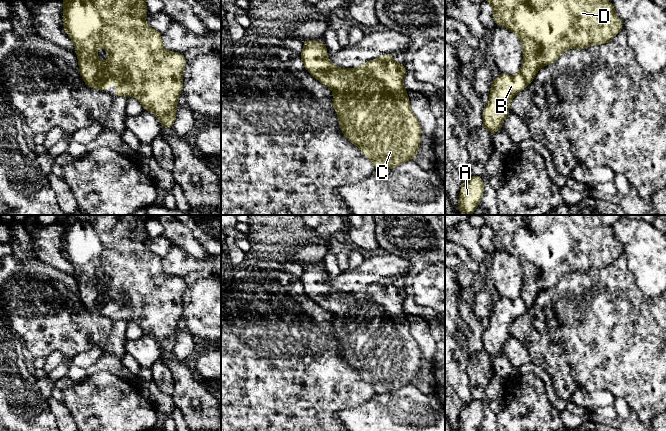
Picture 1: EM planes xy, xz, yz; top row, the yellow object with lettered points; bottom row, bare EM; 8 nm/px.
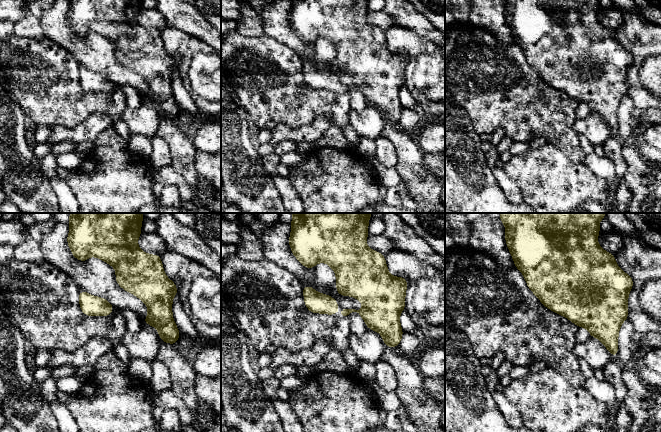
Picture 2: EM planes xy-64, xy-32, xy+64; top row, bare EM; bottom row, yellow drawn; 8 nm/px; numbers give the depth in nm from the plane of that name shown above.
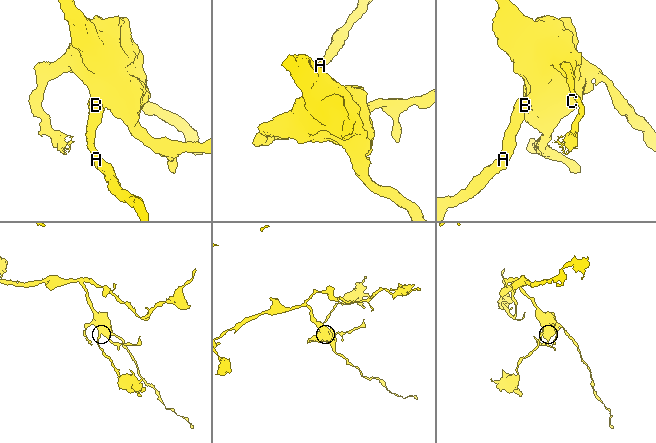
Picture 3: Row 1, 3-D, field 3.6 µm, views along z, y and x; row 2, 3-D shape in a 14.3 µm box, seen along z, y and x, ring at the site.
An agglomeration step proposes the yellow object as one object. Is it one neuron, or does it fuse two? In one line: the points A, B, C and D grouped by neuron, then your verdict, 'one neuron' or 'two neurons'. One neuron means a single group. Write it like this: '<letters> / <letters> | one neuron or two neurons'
A B C D | one neuron

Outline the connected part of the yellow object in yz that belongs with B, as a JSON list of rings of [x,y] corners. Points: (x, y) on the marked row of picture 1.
[[[486,0],[493,6],[496,25],[505,26],[518,35],[523,47],[523,64],[516,75],[500,74],[492,82],[490,99],[483,110],[483,126],[492,135],[502,129],[503,120],[510,113],[509,103],[513,97],[530,84],[538,70],[556,62],[561,53],[571,48],[585,49],[589,45],[600,45],[612,40],[622,29],[622,21],[614,11],[613,2],[606,0]]]

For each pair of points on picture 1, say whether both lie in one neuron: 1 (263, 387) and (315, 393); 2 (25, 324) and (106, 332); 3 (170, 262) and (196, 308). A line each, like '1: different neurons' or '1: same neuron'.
1: same neuron
2: same neuron
3: same neuron

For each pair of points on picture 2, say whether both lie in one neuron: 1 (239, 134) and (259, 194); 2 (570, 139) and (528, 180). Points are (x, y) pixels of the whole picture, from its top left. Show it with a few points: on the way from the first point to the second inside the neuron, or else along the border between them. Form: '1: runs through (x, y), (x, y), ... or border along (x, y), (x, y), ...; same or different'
1: runs through (239, 149), (239, 173), (244, 179); same
2: border along (548, 143), (556, 146), (571, 161), (580, 162); different

